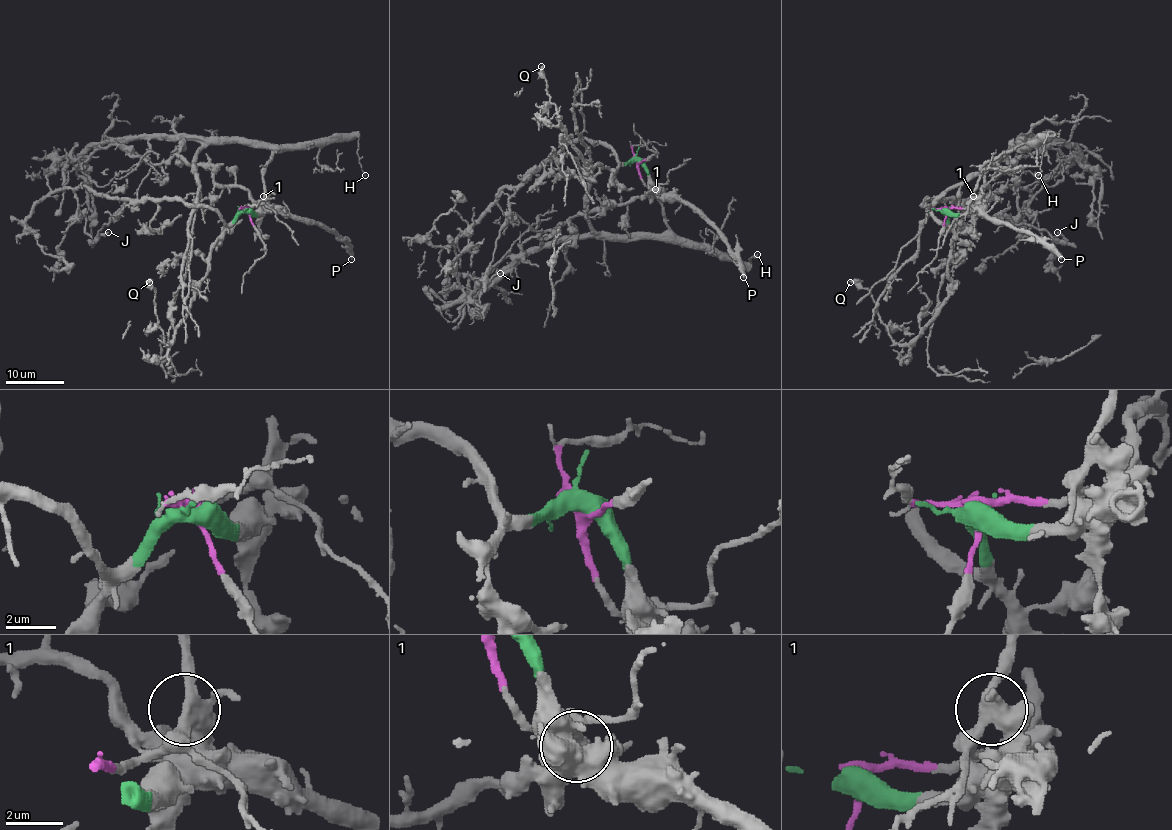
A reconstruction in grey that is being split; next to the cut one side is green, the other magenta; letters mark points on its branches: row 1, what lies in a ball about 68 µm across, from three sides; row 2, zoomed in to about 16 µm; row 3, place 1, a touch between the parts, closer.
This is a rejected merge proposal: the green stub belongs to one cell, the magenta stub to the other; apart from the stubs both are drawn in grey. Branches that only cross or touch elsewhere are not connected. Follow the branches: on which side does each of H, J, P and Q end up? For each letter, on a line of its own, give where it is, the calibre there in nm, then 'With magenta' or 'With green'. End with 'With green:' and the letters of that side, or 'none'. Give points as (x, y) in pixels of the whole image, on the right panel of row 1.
H: Place: (1038, 175). Thickness 120 nm. With magenta
J: Place: (1057, 232). Thickness 140 nm. With green
P: Place: (1061, 259). Thickness 400 nm. With green
Q: Place: (850, 282). Thickness 480 nm. With green
With green: J, P, Q

